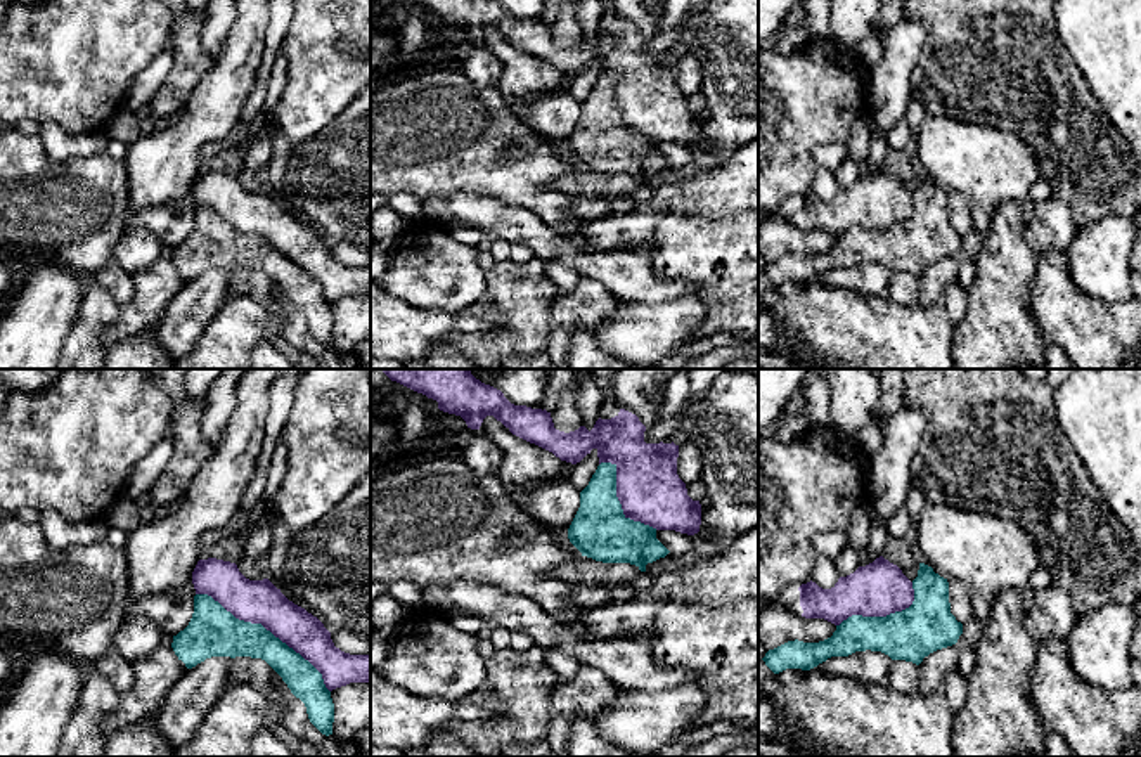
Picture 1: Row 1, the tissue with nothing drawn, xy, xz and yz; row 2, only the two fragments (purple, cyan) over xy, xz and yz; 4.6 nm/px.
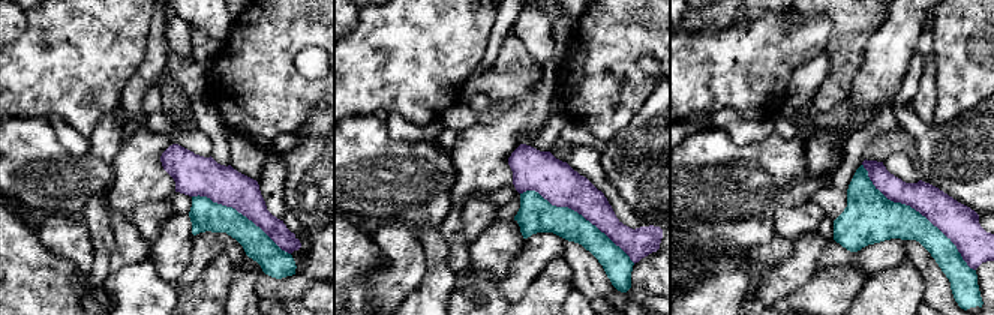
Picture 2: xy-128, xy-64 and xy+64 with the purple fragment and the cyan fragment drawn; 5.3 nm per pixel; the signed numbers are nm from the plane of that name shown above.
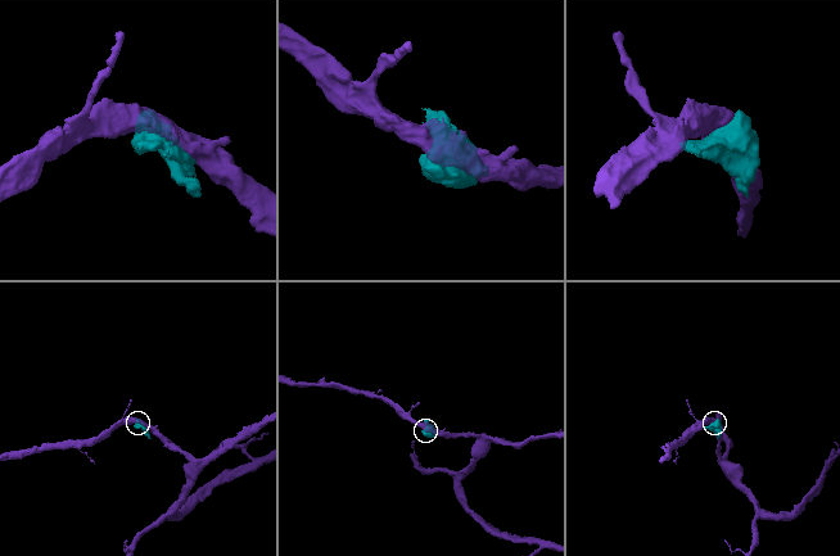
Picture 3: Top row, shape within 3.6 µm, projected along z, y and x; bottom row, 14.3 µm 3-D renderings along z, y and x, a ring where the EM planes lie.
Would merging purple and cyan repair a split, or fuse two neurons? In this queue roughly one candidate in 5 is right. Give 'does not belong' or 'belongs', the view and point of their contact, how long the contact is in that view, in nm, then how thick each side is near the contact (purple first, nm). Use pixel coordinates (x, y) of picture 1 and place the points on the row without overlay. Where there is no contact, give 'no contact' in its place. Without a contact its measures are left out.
does not belong; contact xy (267, 241); length 750 nm; calibres 200 and 240 nm

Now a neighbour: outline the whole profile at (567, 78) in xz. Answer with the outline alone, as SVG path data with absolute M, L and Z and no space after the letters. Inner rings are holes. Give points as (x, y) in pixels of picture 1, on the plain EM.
M563 73L563 81L561 81L556 88L537 92L535 95L526 97L525 102L526 102L528 106L533 106L533 104L538 102L538 100L545 100L545 99L549 99L549 97L556 97L556 95L559 95L559 94L564 94L573 78L575 78L575 76Z

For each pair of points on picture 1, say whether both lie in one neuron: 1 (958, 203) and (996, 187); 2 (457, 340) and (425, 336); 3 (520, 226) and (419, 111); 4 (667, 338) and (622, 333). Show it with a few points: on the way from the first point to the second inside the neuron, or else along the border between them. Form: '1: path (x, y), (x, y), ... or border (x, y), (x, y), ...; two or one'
1: border (947, 191), (956, 191), (963, 198), (973, 226); two
2: border (487, 329), (454, 331), (445, 343); two
3: border (459, 193), (485, 193), (537, 217); two
4: path (657, 335), (632, 333); one

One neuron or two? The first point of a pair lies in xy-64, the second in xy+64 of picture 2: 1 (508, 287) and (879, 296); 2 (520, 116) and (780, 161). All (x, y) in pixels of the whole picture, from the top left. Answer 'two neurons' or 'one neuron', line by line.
1: two neurons
2: two neurons

